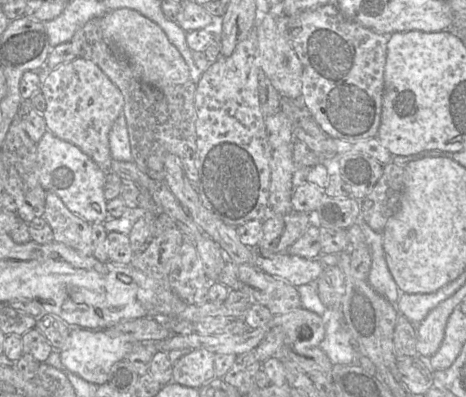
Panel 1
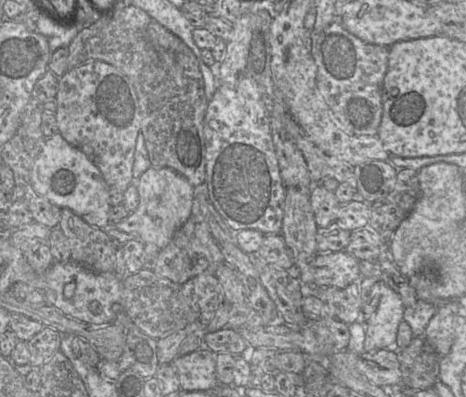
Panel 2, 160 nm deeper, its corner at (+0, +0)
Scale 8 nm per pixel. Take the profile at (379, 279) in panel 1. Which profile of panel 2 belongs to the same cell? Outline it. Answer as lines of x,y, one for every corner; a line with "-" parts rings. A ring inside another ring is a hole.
388,285
383,286
378,306
365,322
365,352
395,347
398,328
404,320
404,309
405,305
400,295

